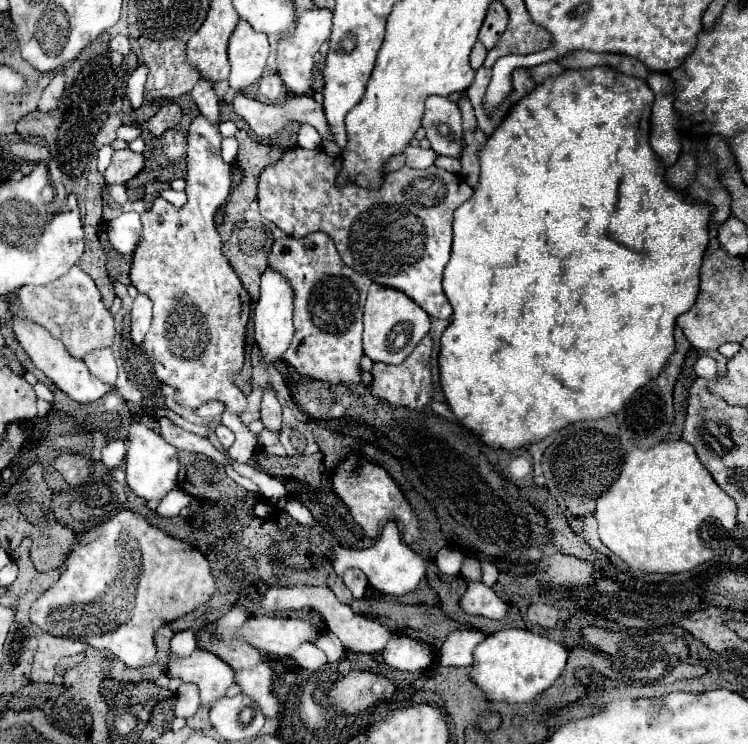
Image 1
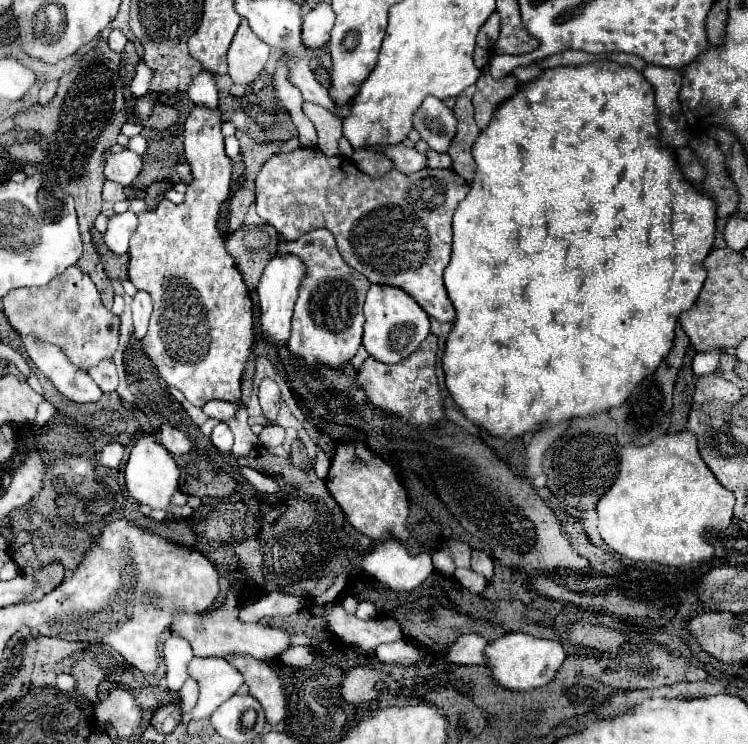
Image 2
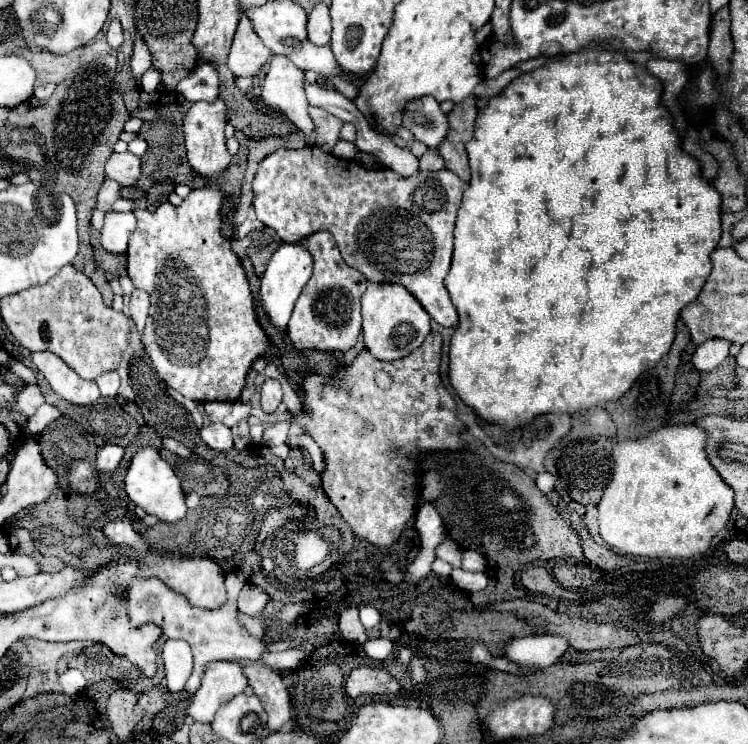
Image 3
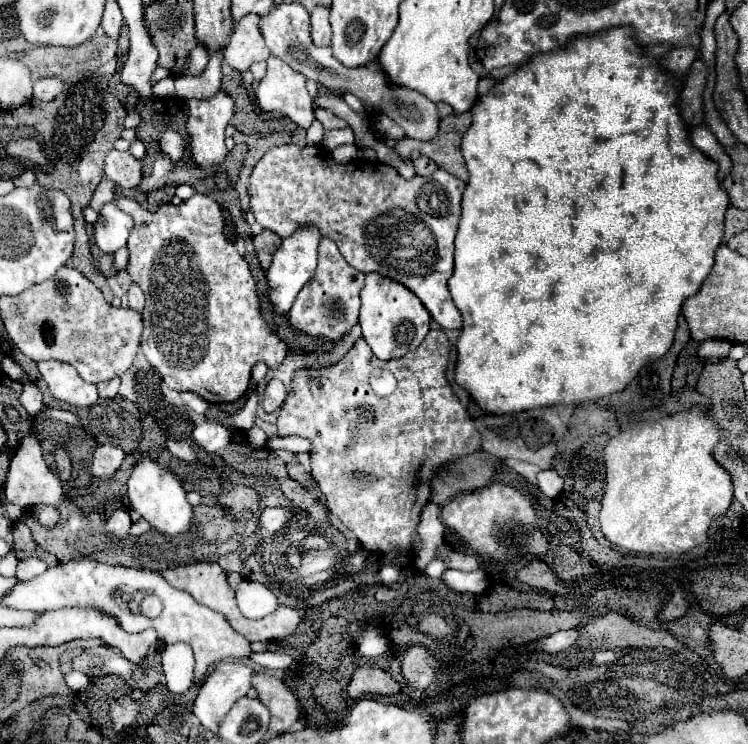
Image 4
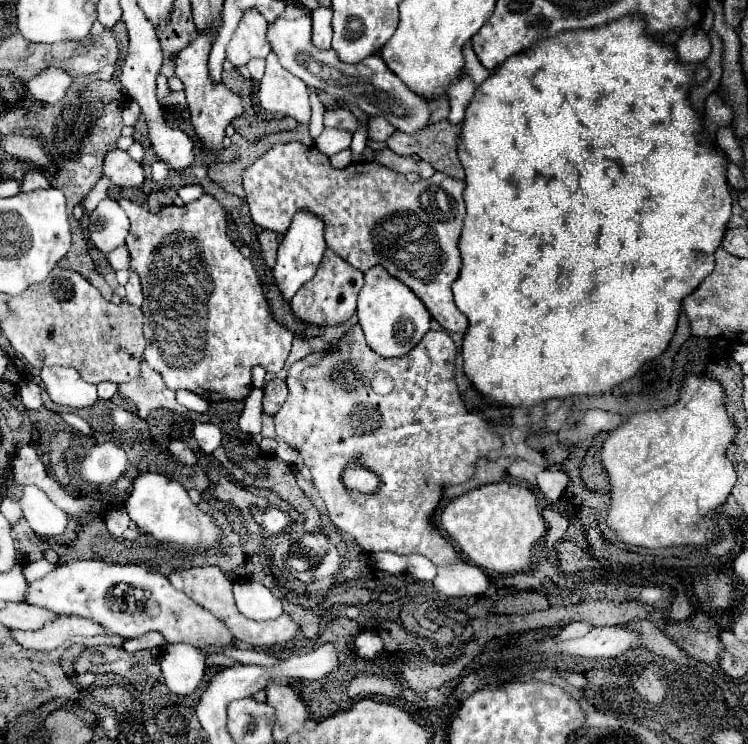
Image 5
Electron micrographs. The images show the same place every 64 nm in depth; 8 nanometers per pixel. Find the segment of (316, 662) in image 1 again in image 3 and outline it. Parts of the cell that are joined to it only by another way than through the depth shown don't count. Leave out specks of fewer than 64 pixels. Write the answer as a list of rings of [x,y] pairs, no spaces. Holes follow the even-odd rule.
[[[284,650],[284,652],[268,652],[260,658],[260,662],[268,668],[274,670],[290,670],[290,668],[298,668],[302,662],[306,660],[306,656],[300,650]]]

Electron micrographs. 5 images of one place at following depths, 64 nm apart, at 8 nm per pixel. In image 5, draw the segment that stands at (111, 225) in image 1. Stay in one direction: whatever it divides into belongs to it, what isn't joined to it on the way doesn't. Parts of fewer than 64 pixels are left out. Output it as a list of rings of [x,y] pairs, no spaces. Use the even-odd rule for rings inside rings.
[[[112,198],[102,200],[88,216],[88,234],[92,244],[104,254],[122,246],[128,234],[128,216]]]

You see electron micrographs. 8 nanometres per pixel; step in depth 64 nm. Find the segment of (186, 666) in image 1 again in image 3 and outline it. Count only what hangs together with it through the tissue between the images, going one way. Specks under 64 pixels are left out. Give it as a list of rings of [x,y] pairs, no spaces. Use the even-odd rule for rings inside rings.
[[[216,662],[206,668],[206,676],[202,680],[202,686],[192,698],[192,704],[188,706],[188,716],[192,716],[198,722],[212,724],[214,712],[230,702],[234,696],[242,694],[248,686],[244,666],[240,662]]]

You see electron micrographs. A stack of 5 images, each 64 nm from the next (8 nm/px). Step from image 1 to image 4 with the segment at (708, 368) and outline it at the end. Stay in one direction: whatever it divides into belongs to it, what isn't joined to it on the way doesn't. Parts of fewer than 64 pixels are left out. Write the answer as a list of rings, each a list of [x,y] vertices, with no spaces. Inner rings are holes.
[[[706,340],[698,348],[698,356],[704,362],[718,362],[718,360],[722,360],[722,358],[728,356],[730,346],[732,344],[728,340]]]

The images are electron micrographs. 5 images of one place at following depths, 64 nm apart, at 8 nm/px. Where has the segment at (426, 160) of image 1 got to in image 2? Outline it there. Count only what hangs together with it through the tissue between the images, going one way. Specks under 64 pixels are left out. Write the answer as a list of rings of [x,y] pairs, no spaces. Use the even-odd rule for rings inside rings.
[[[402,144],[388,146],[388,148],[384,146],[382,154],[394,162],[394,168],[398,172],[404,172],[404,174],[412,174],[426,166],[426,154],[420,154],[414,148],[406,148]]]

